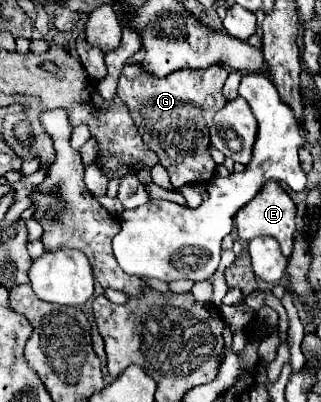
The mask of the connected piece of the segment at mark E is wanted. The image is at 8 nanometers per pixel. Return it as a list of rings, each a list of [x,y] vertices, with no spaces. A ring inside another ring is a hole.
[[[266,183],[256,199],[252,199],[252,203],[246,203],[234,217],[234,223],[236,223],[236,229],[238,229],[238,237],[242,241],[250,241],[254,237],[260,237],[260,235],[270,235],[274,237],[278,243],[280,243],[280,249],[284,253],[284,257],[290,257],[292,249],[294,249],[294,235],[296,235],[296,205],[294,201],[290,199],[290,195],[276,183]]]

